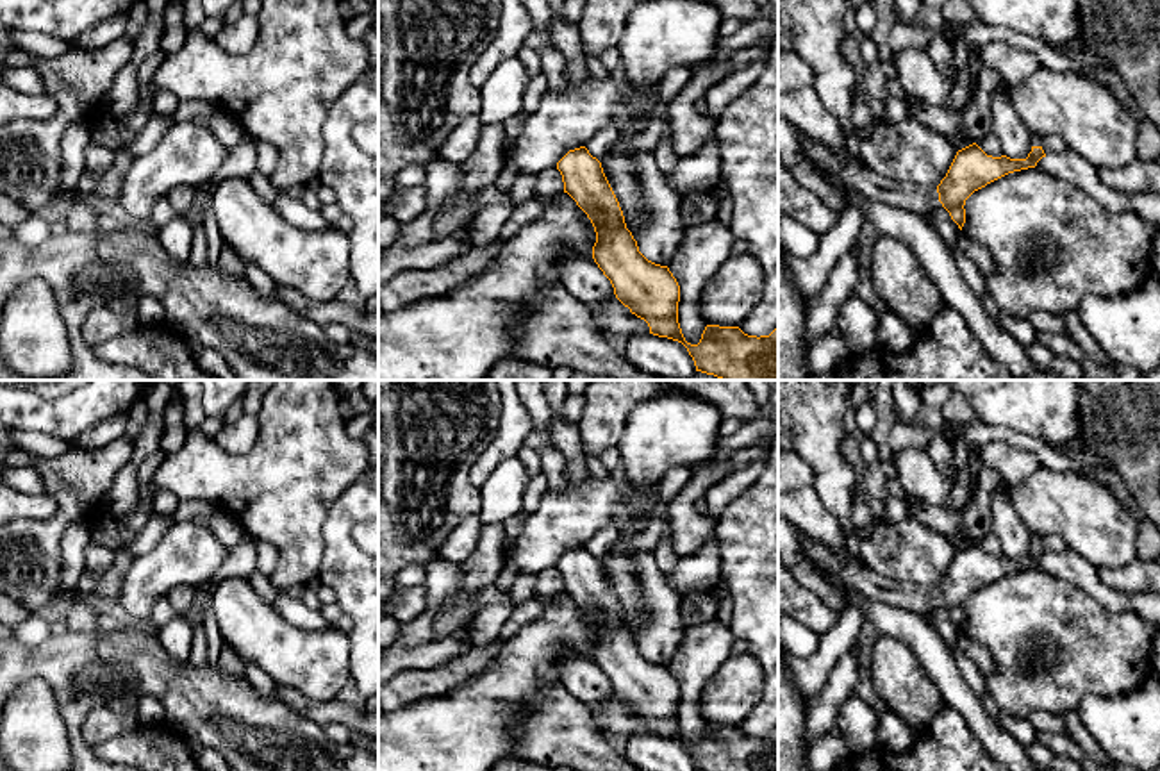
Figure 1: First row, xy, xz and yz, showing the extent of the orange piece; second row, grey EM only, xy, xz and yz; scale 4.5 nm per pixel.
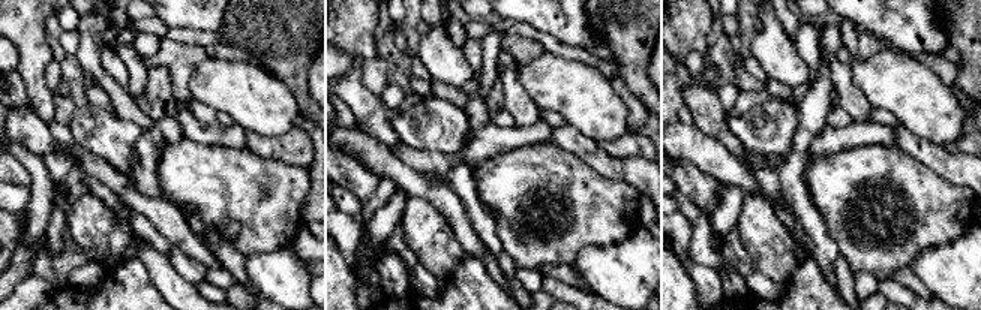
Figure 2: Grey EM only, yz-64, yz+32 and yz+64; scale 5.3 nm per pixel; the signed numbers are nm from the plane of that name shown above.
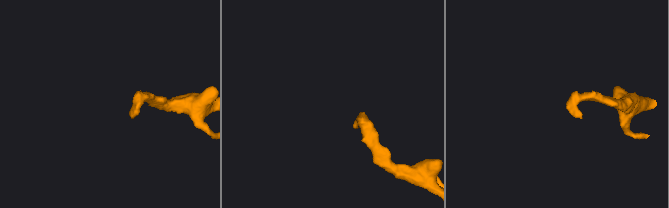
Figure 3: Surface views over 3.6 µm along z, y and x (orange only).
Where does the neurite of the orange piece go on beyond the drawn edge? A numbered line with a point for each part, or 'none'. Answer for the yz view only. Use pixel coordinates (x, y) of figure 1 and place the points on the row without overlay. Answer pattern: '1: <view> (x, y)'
1: yz (873, 586)

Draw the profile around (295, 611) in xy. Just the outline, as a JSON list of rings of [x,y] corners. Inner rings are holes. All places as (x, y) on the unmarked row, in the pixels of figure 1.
[[[287,591],[278,593],[273,607],[296,628],[314,632],[330,626],[318,609],[311,607],[305,600],[291,596]]]

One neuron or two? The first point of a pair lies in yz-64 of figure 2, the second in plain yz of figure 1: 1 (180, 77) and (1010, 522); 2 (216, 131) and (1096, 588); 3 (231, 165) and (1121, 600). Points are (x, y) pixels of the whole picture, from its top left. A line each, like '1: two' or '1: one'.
1: two
2: one
3: two

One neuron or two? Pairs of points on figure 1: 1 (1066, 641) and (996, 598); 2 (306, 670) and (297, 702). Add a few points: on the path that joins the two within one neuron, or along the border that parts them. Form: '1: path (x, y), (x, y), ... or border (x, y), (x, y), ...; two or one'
1: path (1048, 638), (1028, 620), (1014, 616); one
2: border (279, 684), (286, 684), (314, 700), (336, 698); two

